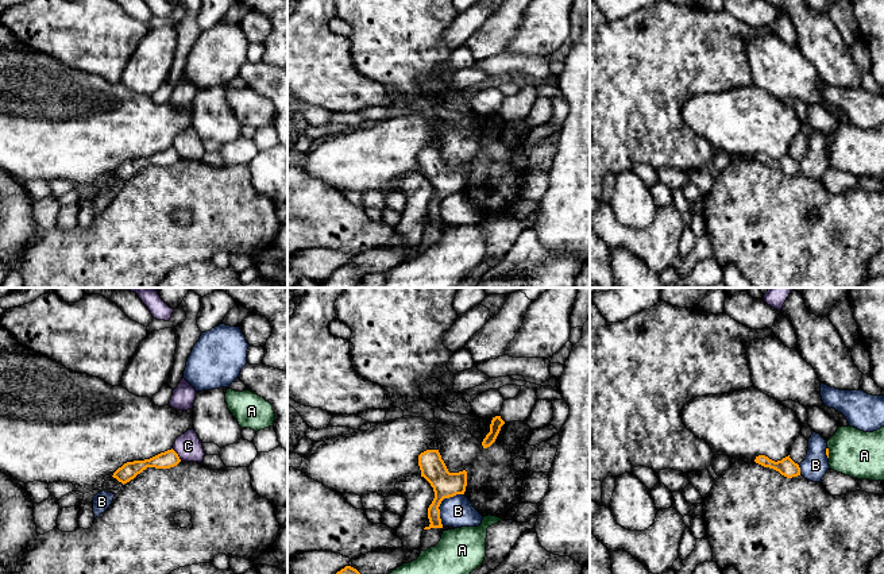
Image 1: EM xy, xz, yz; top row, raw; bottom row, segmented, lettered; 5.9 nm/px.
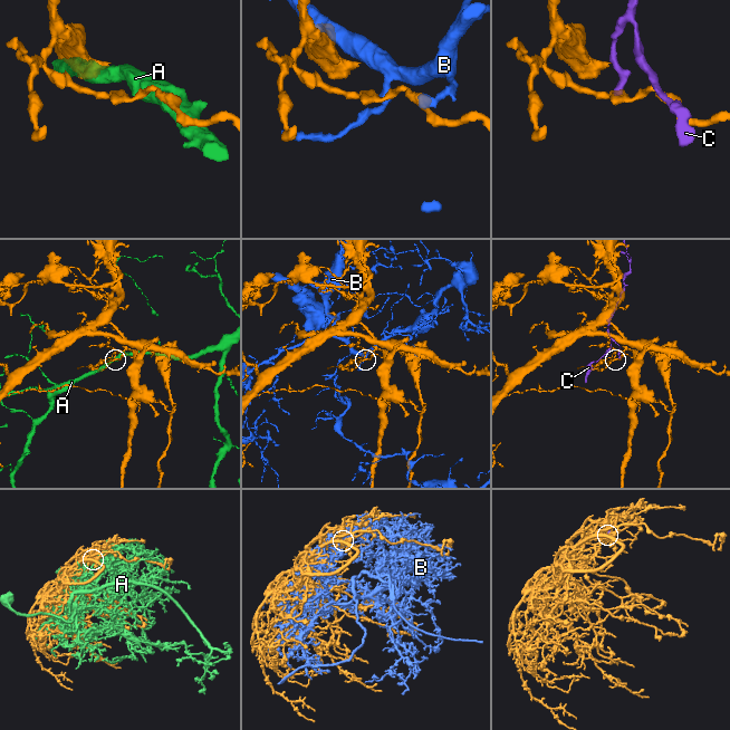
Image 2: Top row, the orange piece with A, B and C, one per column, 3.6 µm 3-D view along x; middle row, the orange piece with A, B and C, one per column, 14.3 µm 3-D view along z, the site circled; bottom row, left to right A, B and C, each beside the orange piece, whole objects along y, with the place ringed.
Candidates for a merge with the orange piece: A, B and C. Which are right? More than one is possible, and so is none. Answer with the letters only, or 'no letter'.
no letter

